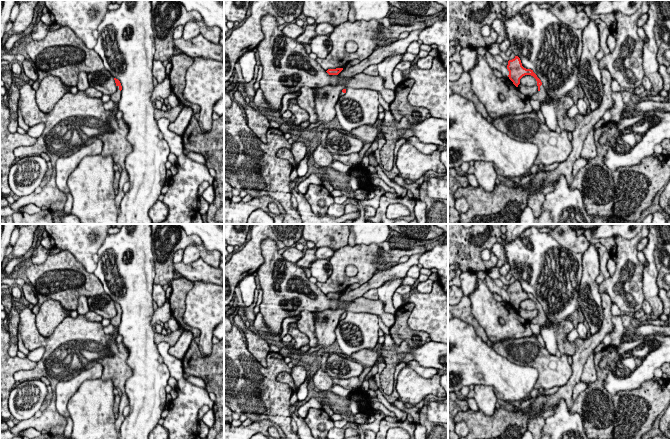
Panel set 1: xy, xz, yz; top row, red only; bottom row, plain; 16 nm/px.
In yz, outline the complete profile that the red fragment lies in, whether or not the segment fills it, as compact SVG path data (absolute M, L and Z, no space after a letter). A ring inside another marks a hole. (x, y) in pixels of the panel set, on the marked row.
M515 56L514 59L508 61L507 69L509 71L509 79L513 84L518 87L520 84L520 79L525 75L531 75L536 79L536 85L538 86L538 91L531 96L533 100L538 100L541 102L549 101L548 94L542 85L541 80L531 69L526 69L522 66L521 60L518 56Z

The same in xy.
M114 78L116 86L117 86L117 90L115 93L113 93L112 95L110 95L110 100L112 100L115 103L119 103L120 99L121 99L121 90L122 90L122 86L121 83L118 79Z

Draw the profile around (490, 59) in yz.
M487 51L483 57L492 69L496 69L500 71L503 77L505 78L508 77L509 71L507 69L507 66L503 65L502 63L497 62L496 59L494 58L494 55L492 55L491 53Z

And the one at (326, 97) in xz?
M344 83L336 86L316 88L314 98L317 123L325 124L336 117L335 105L340 97L340 93L344 88Z

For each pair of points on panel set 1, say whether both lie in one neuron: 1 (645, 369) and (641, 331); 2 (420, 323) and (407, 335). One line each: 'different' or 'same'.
1: different
2: different

